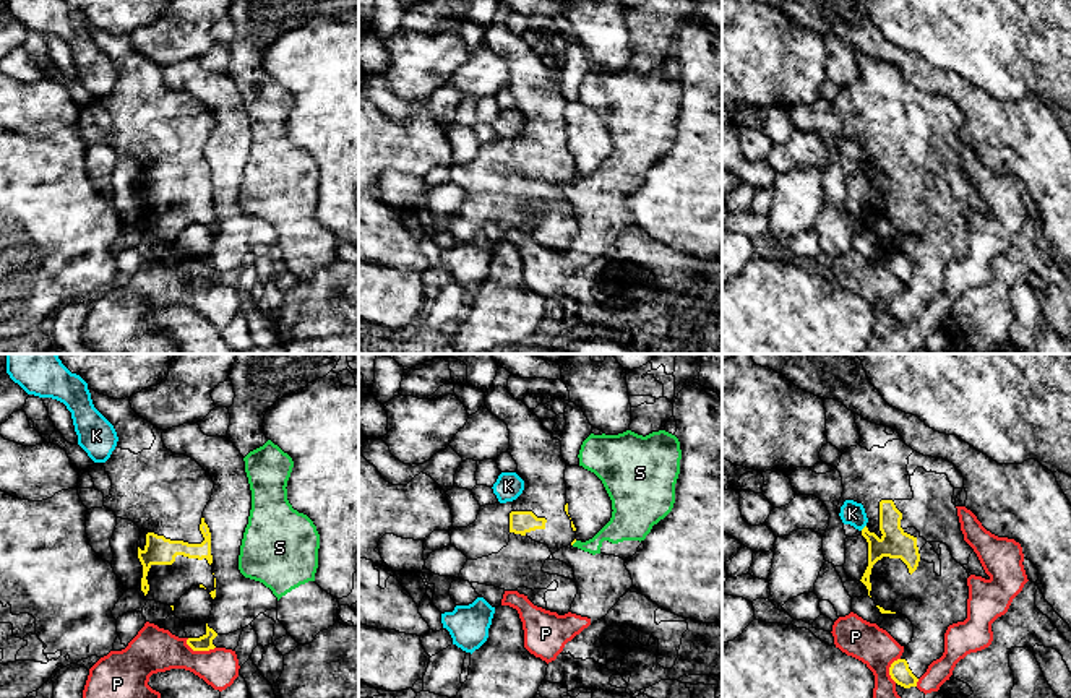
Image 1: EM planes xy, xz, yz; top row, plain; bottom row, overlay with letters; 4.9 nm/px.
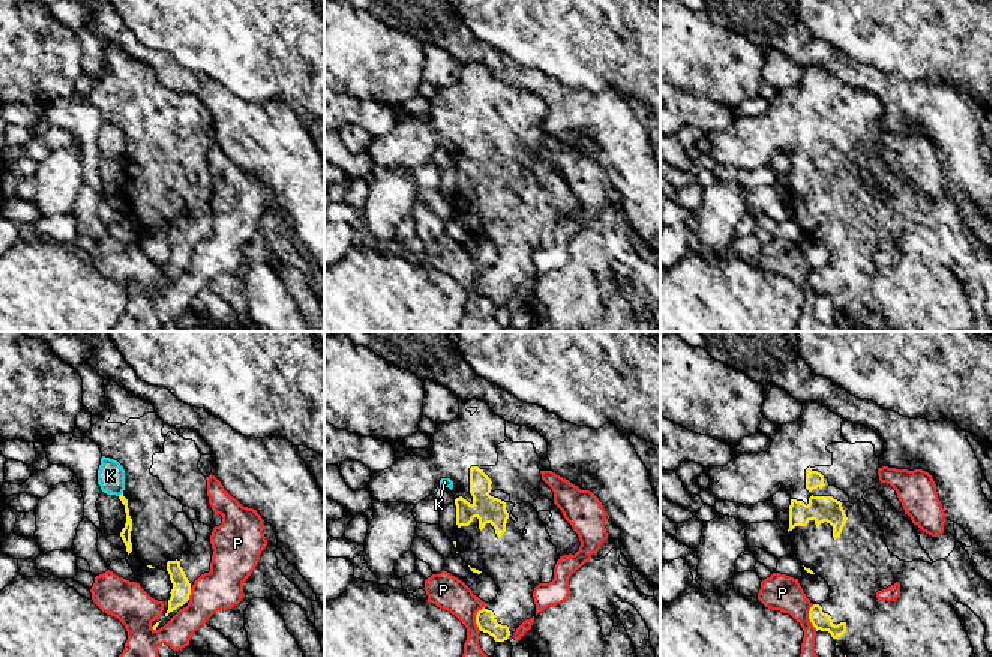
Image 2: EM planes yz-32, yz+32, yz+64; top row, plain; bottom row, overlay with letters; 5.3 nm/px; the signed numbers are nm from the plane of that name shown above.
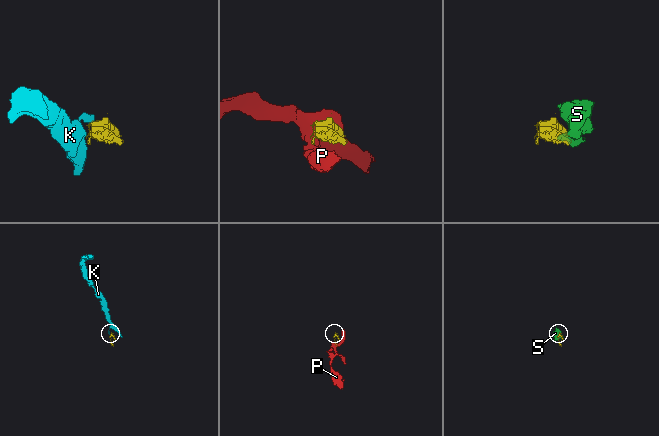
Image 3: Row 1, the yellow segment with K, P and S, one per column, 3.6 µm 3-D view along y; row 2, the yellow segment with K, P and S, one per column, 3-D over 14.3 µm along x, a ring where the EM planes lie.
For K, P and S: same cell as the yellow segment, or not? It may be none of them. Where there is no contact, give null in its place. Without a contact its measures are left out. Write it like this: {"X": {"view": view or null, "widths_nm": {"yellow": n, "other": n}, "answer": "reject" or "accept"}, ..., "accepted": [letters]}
{"K": {"view": "yz", "widths_nm": {"yellow": 150, "other": 120}, "answer": "reject"}, "P": {"view": "xy", "widths_nm": {"yellow": 80, "other": 220}, "answer": "reject"}, "S": {"view": "xz", "widths_nm": {"yellow": 20, "other": 130}, "answer": "reject"}, "accepted": []}

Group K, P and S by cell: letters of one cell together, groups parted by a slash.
K / P S

